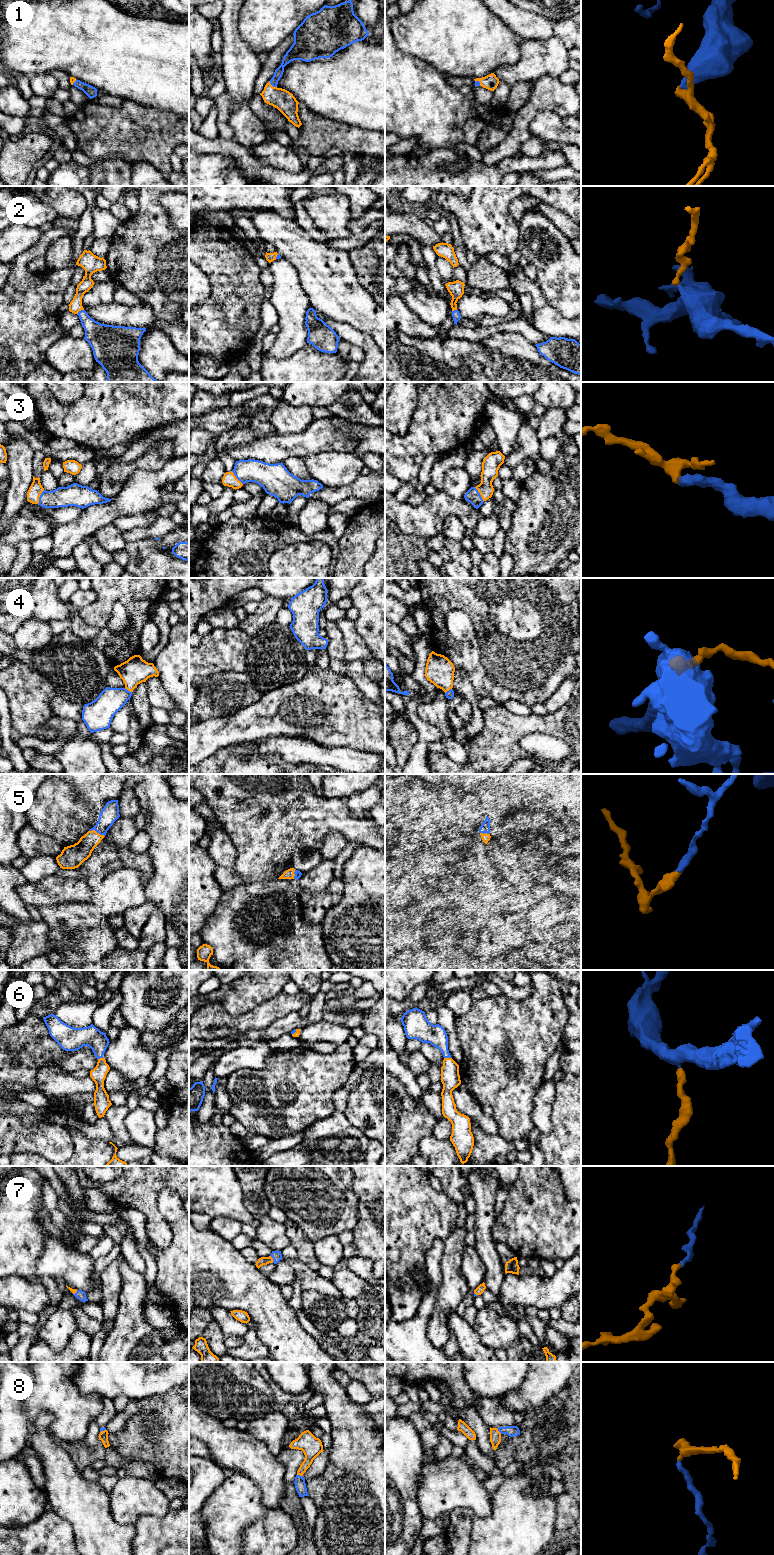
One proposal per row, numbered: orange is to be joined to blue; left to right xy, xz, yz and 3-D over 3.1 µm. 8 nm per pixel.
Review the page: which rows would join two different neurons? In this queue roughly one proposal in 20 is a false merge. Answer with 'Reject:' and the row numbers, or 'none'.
Reject: none

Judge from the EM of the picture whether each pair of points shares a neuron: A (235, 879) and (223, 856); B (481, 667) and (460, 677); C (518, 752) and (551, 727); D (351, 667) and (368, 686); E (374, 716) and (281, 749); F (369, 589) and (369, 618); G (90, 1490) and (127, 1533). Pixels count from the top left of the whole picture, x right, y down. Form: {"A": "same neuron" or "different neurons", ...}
{"A": "same neuron", "B": "different neurons", "C": "same neuron", "D": "same neuron", "E": "different neurons", "F": "same neuron", "G": "same neuron"}

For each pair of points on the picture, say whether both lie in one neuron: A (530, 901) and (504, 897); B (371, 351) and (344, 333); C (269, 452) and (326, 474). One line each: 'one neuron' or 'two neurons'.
A: one neuron
B: one neuron
C: two neurons

